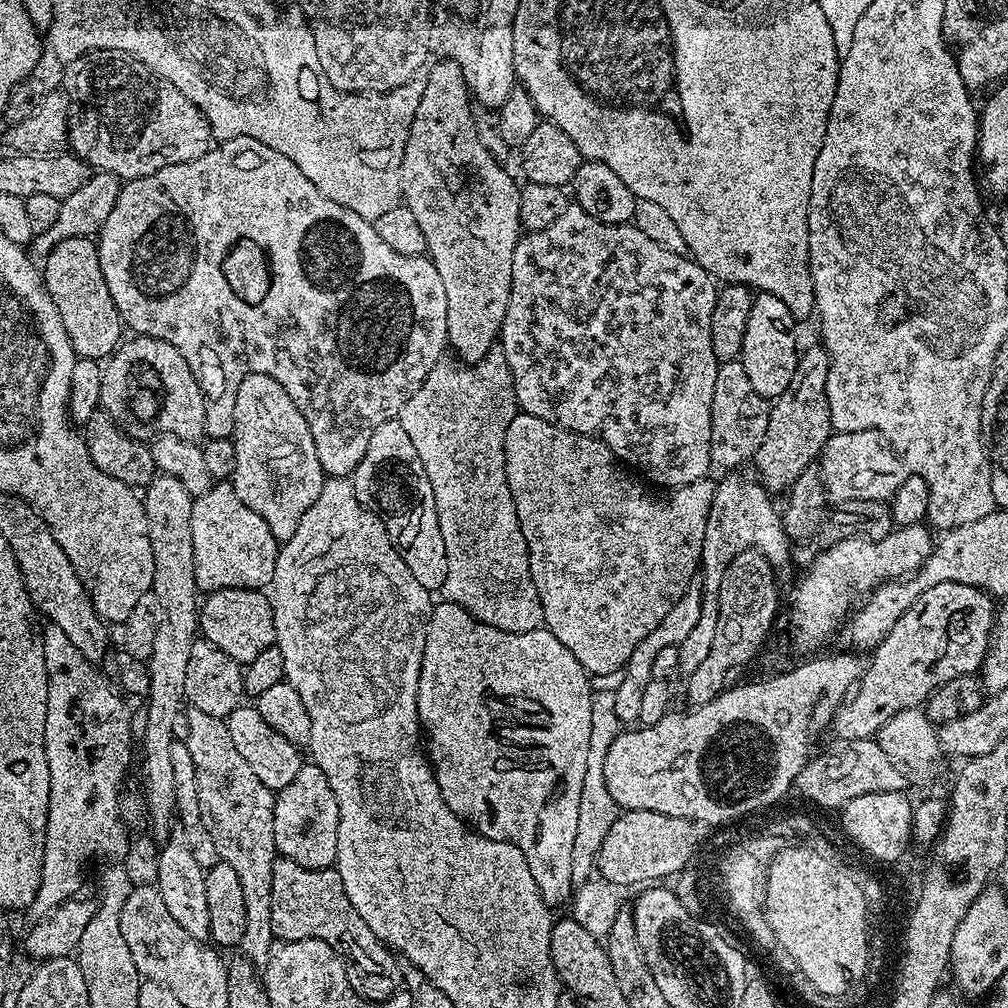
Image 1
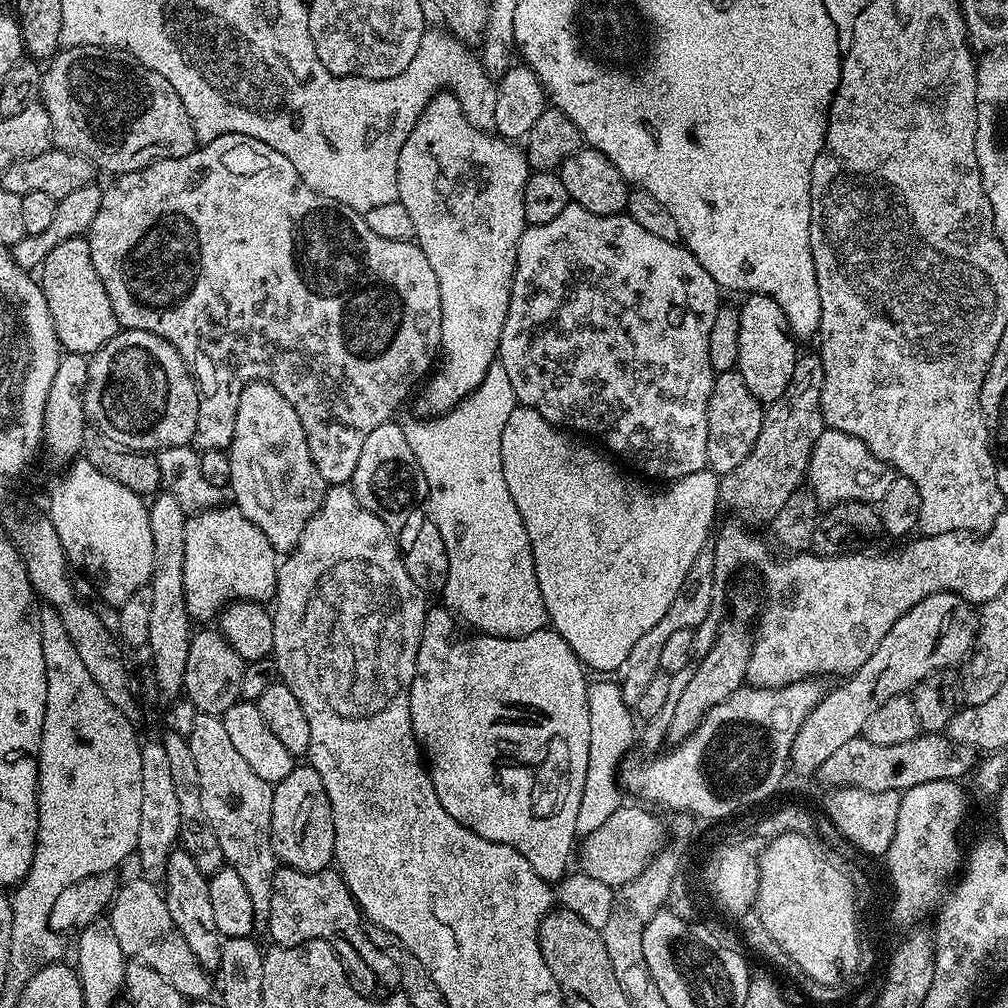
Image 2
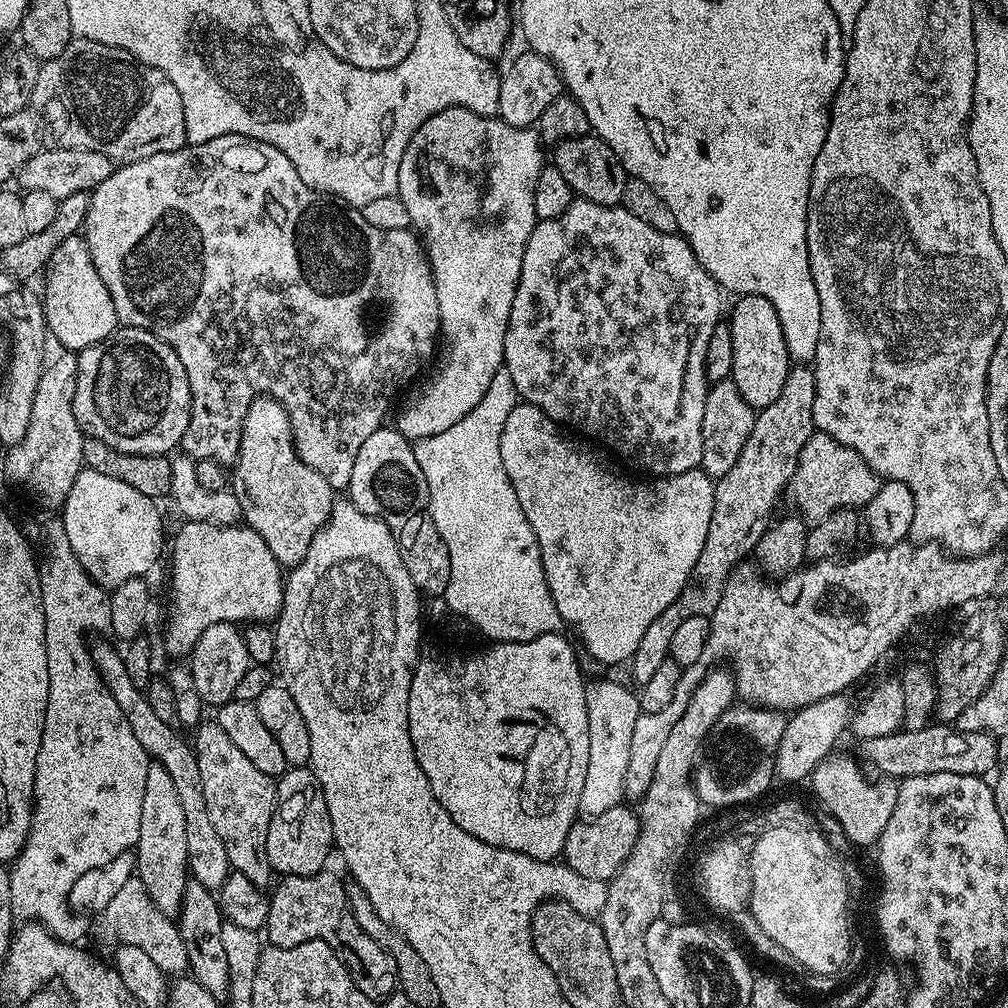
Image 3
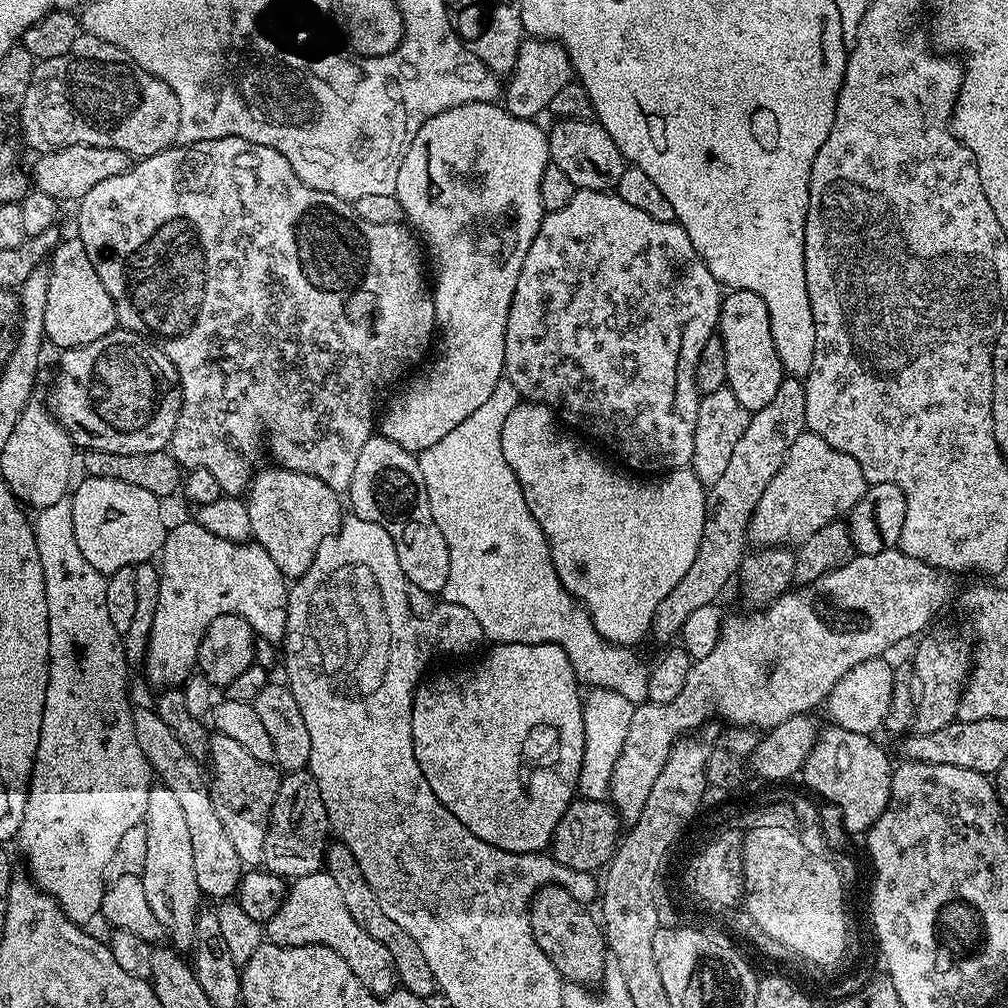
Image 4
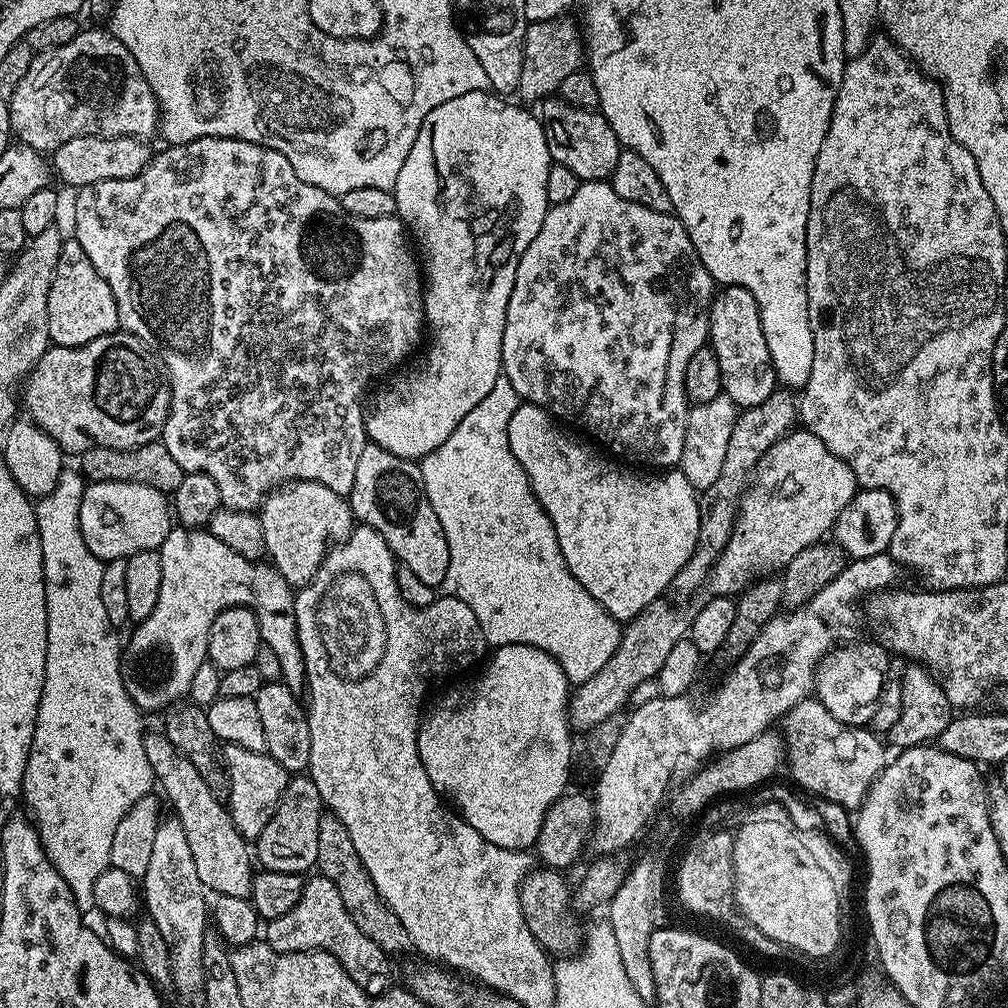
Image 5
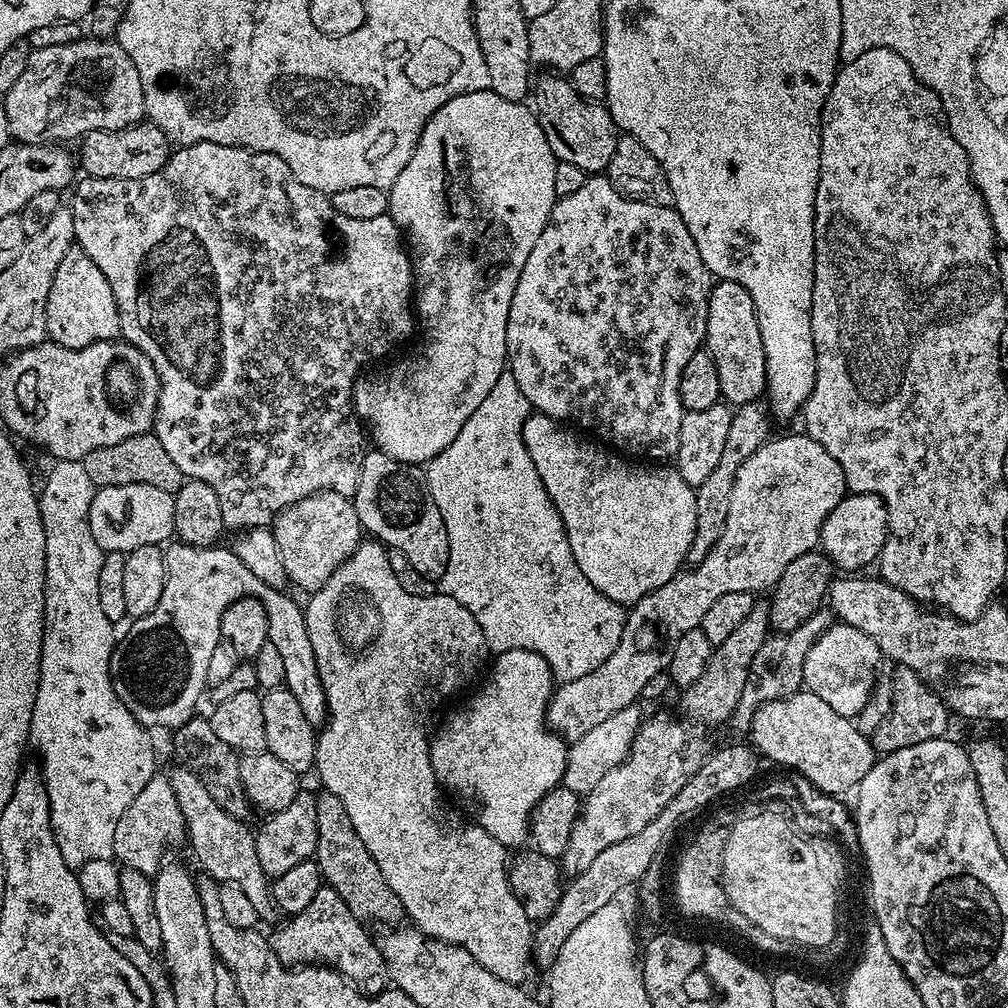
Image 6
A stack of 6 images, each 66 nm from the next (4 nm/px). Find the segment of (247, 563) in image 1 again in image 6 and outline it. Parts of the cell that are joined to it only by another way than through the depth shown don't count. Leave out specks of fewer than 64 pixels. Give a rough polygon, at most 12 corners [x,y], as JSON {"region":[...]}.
{"region":[[173,543],[158,606],[110,658],[145,728],[205,695],[230,602],[256,596],[307,720],[328,703],[301,601],[231,547]]}

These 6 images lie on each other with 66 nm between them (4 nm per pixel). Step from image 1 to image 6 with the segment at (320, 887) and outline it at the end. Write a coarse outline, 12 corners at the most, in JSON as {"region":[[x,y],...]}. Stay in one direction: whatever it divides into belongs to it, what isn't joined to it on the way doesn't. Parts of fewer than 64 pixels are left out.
{"region":[[334,889],[287,917],[270,943],[282,964],[335,968],[379,994],[379,943]]}

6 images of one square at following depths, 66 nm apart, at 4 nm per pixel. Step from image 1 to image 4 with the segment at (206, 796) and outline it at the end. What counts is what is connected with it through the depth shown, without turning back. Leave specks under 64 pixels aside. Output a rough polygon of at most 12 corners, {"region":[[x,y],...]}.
{"region":[[209,739],[214,810],[241,865],[263,865],[281,773]]}

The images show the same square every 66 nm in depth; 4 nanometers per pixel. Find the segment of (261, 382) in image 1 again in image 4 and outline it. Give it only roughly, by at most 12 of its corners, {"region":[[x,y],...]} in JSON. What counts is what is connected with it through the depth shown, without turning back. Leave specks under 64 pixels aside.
{"region":[[279,466],[246,493],[251,539],[285,578],[340,531],[341,497]]}

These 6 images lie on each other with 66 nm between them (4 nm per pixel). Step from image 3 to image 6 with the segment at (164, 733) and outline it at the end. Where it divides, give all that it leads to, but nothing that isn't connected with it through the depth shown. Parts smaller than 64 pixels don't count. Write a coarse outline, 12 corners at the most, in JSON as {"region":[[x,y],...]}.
{"region":[[188,767],[167,777],[187,847],[238,886],[261,921],[282,913],[262,879],[255,831],[226,814]]}

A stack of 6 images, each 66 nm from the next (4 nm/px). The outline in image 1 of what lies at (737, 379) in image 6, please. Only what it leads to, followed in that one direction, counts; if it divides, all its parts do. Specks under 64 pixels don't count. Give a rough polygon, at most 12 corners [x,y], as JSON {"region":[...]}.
{"region":[[782,298],[753,299],[739,359],[769,402],[794,378],[796,316]]}

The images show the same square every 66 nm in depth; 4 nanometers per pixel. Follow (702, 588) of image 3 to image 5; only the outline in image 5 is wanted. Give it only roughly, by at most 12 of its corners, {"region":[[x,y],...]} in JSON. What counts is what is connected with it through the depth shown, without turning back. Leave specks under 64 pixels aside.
{"region":[[784,386],[737,415],[722,470],[699,493],[698,542],[672,580],[709,583],[740,499],[772,443],[793,431]]}

